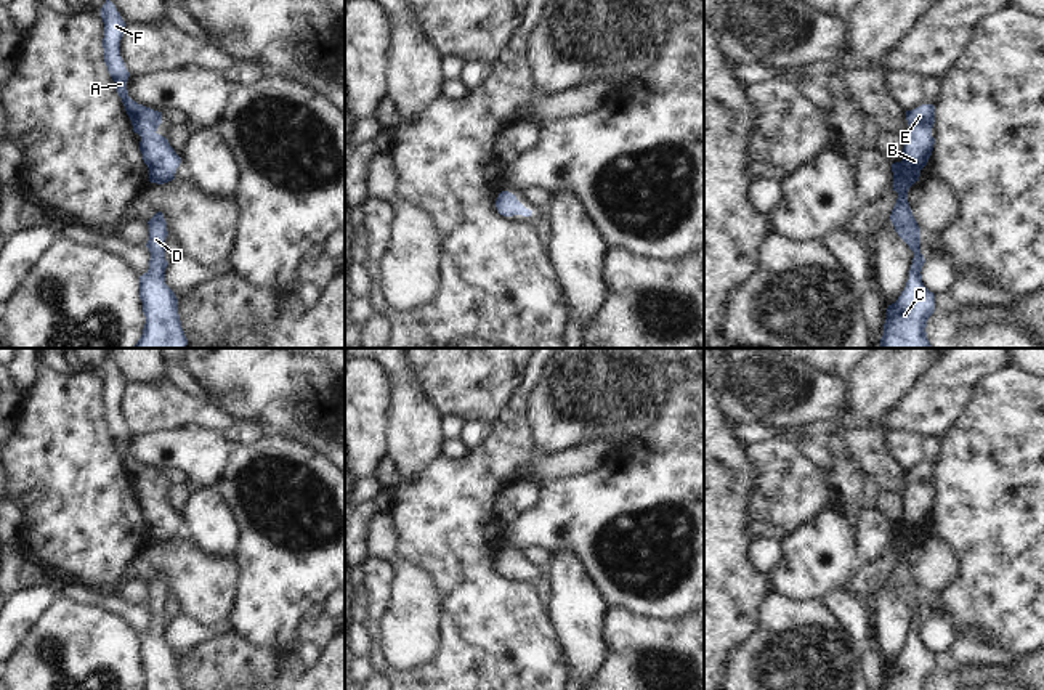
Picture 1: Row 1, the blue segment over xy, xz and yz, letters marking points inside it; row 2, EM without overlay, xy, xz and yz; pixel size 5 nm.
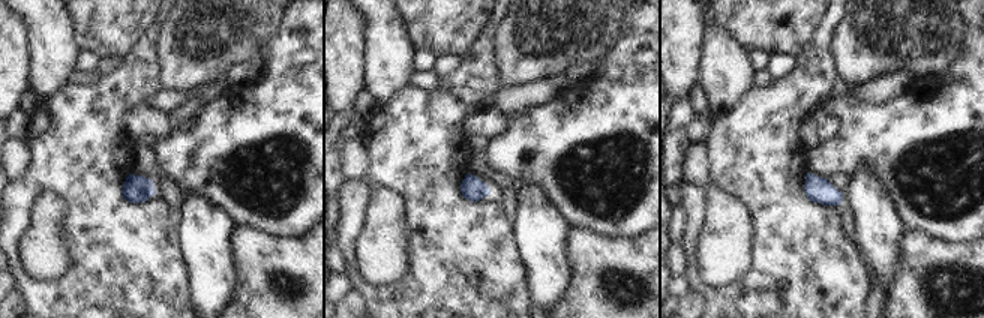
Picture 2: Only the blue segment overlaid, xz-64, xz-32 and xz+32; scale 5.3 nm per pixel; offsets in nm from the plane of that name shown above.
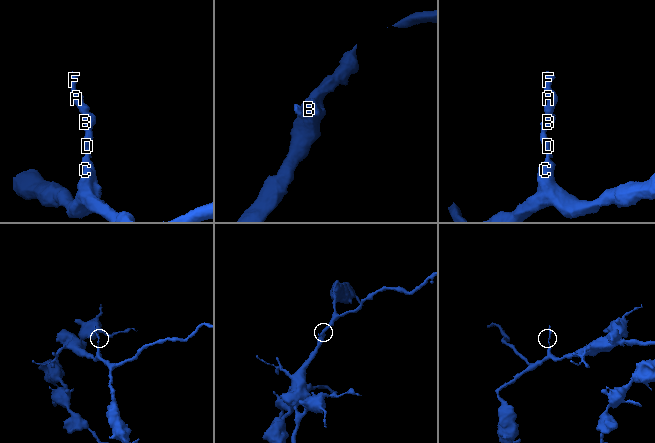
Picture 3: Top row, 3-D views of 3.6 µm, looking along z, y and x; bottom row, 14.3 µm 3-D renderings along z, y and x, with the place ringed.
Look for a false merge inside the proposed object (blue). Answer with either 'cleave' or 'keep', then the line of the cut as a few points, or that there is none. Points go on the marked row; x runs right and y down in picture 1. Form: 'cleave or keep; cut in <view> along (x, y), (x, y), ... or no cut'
keep; no cut

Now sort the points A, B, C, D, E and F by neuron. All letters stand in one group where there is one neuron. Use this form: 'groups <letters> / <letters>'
groups A B C D E F

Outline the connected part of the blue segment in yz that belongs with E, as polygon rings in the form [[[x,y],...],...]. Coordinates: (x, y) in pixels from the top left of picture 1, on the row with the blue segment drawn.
[[[922,104],[906,111],[909,133],[903,148],[903,160],[892,164],[893,191],[898,193],[890,220],[898,236],[914,252],[909,279],[898,300],[887,308],[880,348],[932,348],[927,339],[927,321],[935,311],[935,294],[922,282],[921,228],[908,202],[909,188],[919,181],[921,170],[927,165],[935,138],[935,106]]]

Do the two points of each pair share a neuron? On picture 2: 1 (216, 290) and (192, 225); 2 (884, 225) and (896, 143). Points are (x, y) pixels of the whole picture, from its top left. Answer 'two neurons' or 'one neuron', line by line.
1: one neuron
2: two neurons

